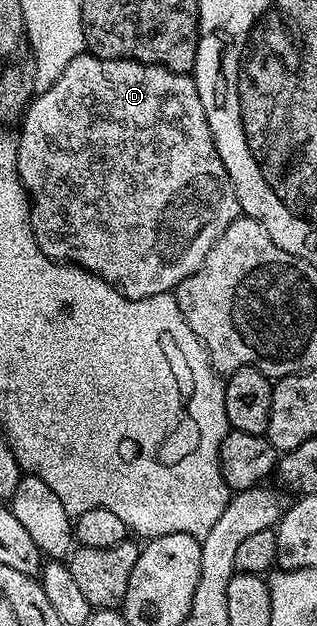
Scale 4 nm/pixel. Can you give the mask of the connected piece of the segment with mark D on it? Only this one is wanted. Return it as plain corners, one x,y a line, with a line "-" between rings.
84,51
76,55
63,74
31,102
19,131
17,171
19,182
26,189
31,203
31,226
37,247
41,247
49,259
79,265
97,274
129,299
145,299
174,291
185,278
199,270
201,263
205,263
205,255
209,255
213,243
217,243
225,227
229,227
229,223
241,215
235,185
229,179
229,171
225,171
225,163
221,163
221,155
217,155
205,107
201,107
201,95
197,95
194,76
174,73
163,65
148,65
146,61
101,59

